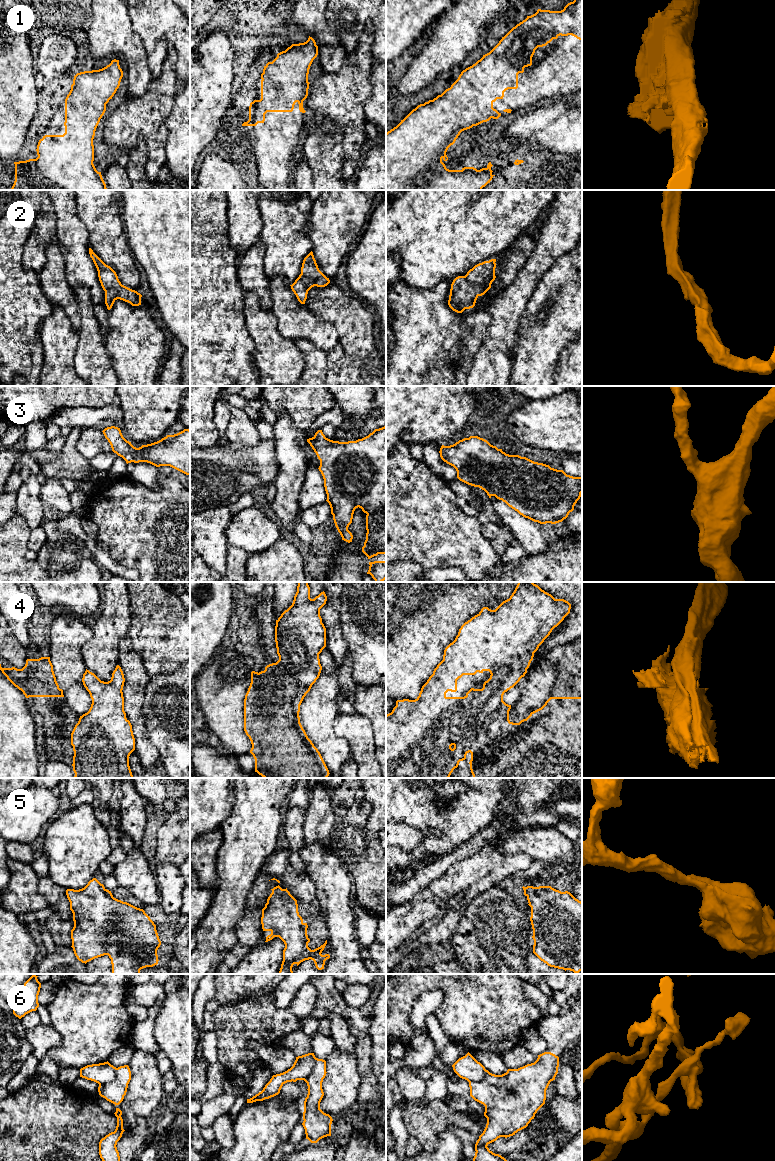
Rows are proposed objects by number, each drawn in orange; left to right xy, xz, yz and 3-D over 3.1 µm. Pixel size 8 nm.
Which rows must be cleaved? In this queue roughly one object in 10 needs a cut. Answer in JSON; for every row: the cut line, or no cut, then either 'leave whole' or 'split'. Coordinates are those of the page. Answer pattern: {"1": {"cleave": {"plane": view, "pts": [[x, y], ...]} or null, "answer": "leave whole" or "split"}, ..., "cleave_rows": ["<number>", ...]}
{"1": {"cleave": null, "answer": "leave whole"}, "2": {"cleave": null, "answer": "leave whole"}, "3": {"cleave": null, "answer": "leave whole"}, "4": {"cleave": null, "answer": "leave whole"}, "5": {"cleave": null, "answer": "leave whole"}, "6": {"cleave": {"plane": "xy", "pts": [[117, 1068], [116, 1075], [110, 1082], [99, 1085]]}, "answer": "split"}, "cleave_rows": ["6"]}

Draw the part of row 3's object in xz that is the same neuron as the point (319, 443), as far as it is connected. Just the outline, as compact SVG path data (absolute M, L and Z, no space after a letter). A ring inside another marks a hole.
M386 426L375 429L362 439L348 442L330 440L322 430L318 430L307 442L320 460L318 469L324 479L326 501L342 540L352 542L353 535L348 527L355 509L359 507L367 514L367 533L362 552L368 559L386 554Z

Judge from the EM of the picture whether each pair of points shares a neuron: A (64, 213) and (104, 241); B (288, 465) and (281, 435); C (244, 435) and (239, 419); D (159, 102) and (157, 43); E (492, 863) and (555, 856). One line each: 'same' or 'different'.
A: different
B: same
C: same
D: different
E: different

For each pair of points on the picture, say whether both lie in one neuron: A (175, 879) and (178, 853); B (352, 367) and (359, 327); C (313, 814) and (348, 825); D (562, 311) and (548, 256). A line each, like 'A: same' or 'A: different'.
A: different
B: same
C: different
D: different

